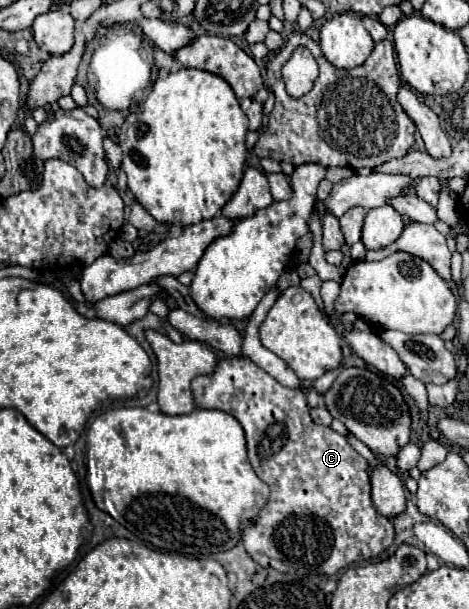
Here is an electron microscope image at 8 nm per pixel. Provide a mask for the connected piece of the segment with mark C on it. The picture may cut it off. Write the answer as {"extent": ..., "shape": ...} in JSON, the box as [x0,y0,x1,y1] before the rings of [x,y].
{"extent":[191,357,395,575],"shape":[[[229,357],[217,361],[213,373],[195,377],[191,381],[191,391],[199,409],[219,409],[241,423],[247,439],[249,463],[257,477],[271,489],[271,497],[261,513],[253,521],[241,521],[241,539],[247,551],[279,559],[299,575],[333,575],[343,567],[377,557],[393,543],[395,533],[391,521],[371,505],[369,475],[365,471],[369,467],[367,461],[355,453],[343,435],[331,427],[319,427],[313,423],[303,389],[281,385],[275,377],[245,357]]]}

